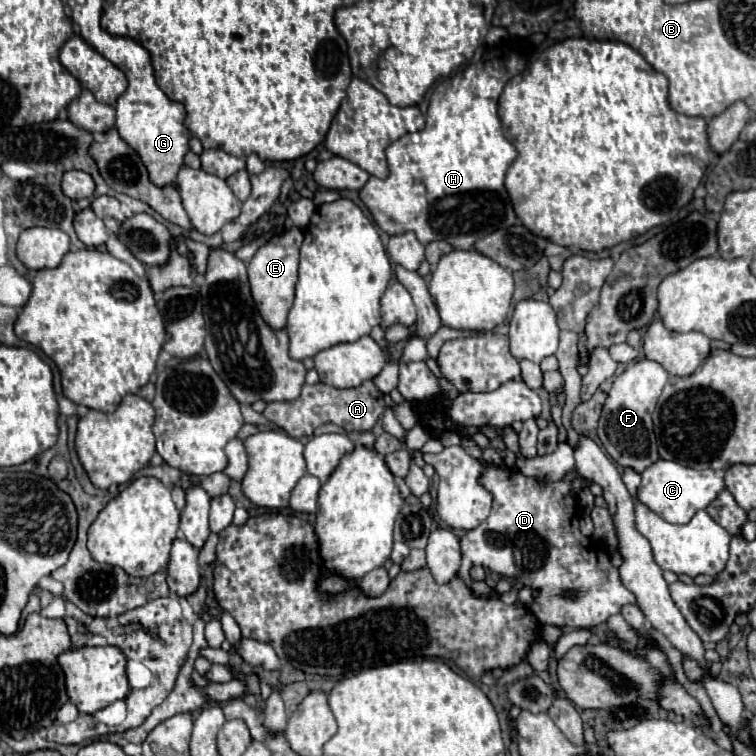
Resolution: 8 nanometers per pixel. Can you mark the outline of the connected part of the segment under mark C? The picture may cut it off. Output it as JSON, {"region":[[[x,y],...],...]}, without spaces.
{"region":[[[669,460],[655,462],[641,474],[641,478],[643,482],[637,490],[637,498],[671,524],[687,524],[695,512],[705,510],[719,496],[719,492],[725,490],[725,480],[715,470],[693,470]]]}

